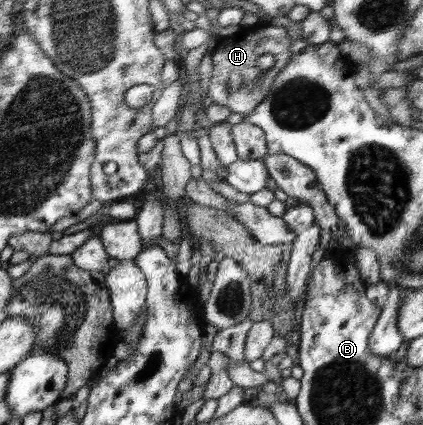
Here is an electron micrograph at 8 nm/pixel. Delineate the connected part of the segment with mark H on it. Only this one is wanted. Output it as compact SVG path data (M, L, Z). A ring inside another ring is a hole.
M261 23L247 29L238 28L224 33L218 46L212 51L213 72L207 95L213 104L223 105L234 113L250 113L260 105L270 93L270 88L288 60L290 60L291 37L285 27ZM265 54L275 58L274 66L268 71L258 68L258 59ZM256 81L260 84L256 86Z

